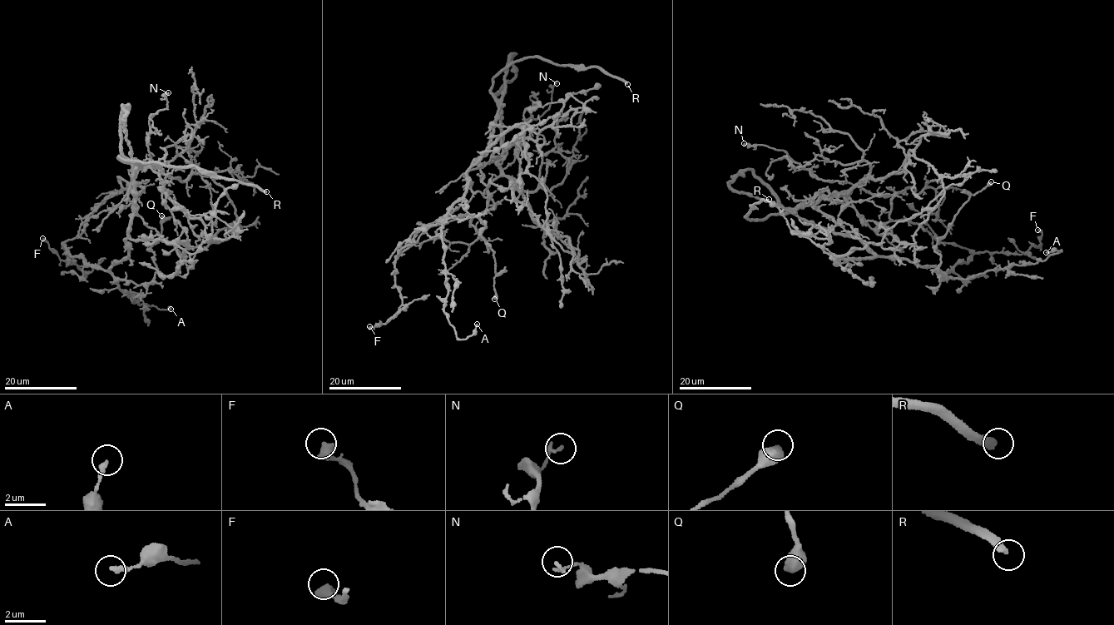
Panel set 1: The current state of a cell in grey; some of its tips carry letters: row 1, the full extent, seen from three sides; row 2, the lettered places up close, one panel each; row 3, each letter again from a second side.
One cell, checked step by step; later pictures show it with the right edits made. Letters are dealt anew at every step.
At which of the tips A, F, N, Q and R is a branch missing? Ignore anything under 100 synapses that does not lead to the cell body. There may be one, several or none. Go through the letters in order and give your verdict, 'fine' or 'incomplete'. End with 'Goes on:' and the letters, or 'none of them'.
A: fine
F: fine
N: fine
Q: fine
R: incomplete
Goes on: R

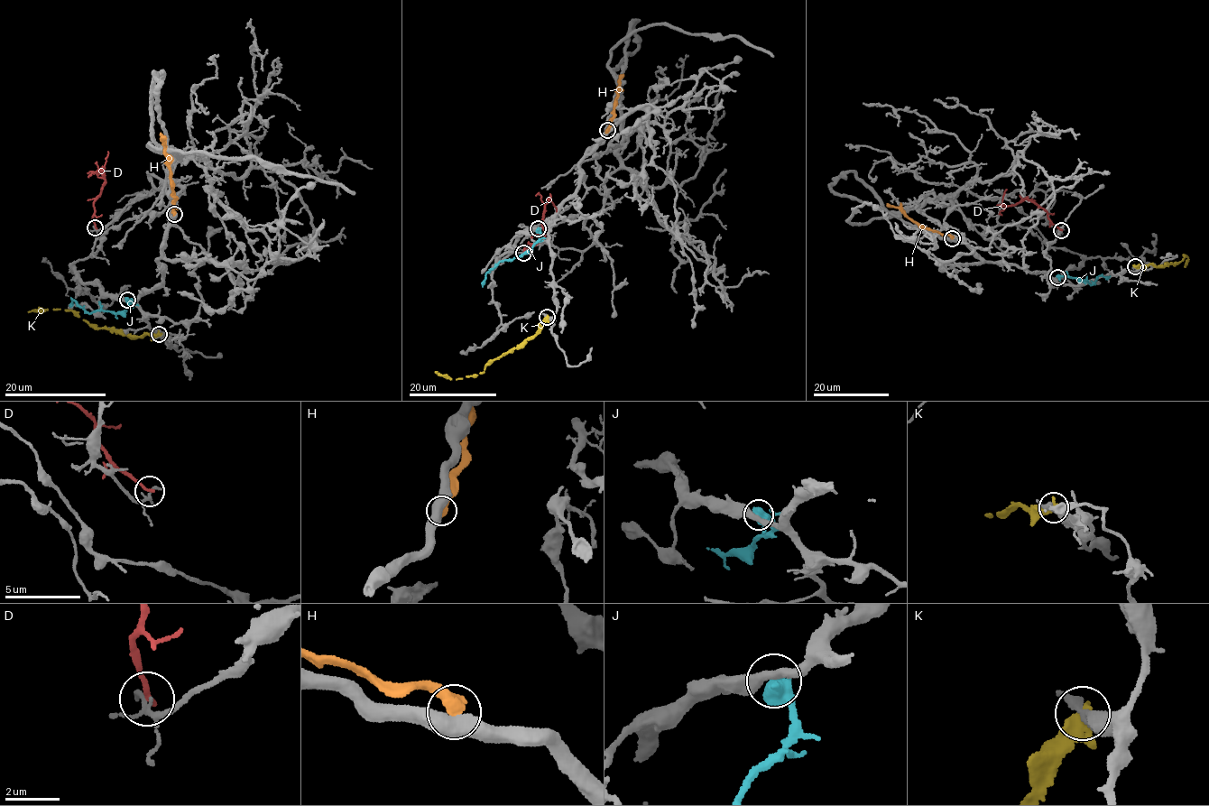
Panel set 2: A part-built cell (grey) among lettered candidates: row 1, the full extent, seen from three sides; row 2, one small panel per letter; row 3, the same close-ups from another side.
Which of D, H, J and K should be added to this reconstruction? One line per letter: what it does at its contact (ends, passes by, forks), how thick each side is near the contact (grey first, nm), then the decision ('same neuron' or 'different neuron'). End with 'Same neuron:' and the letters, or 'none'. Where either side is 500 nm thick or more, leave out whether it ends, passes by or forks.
D: it ends there; 180 nm thick on the grey side, 200 nm on the other; different neuron
H: 550 nm thick on the grey side, 440 nm on the other; different neuron
J: 360 nm thick on the grey side, 550 nm on the other; different neuron
K: it passes by; 360 nm thick on the grey side, 360 nm on the other; different neuron
Same neuron: none

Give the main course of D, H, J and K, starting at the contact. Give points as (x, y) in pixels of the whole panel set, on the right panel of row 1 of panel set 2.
D: (1061, 230), (1034, 202), (1021, 199), (1012, 205), (1002, 204), (1006, 189)
H: (952, 237), (922, 228), (899, 208), (886, 203)
J: (1057, 276), (1087, 281), (1091, 284), (1097, 276), (1110, 275)
K: (1135, 266), (1174, 265), (1185, 255), (1189, 259), (1184, 267)

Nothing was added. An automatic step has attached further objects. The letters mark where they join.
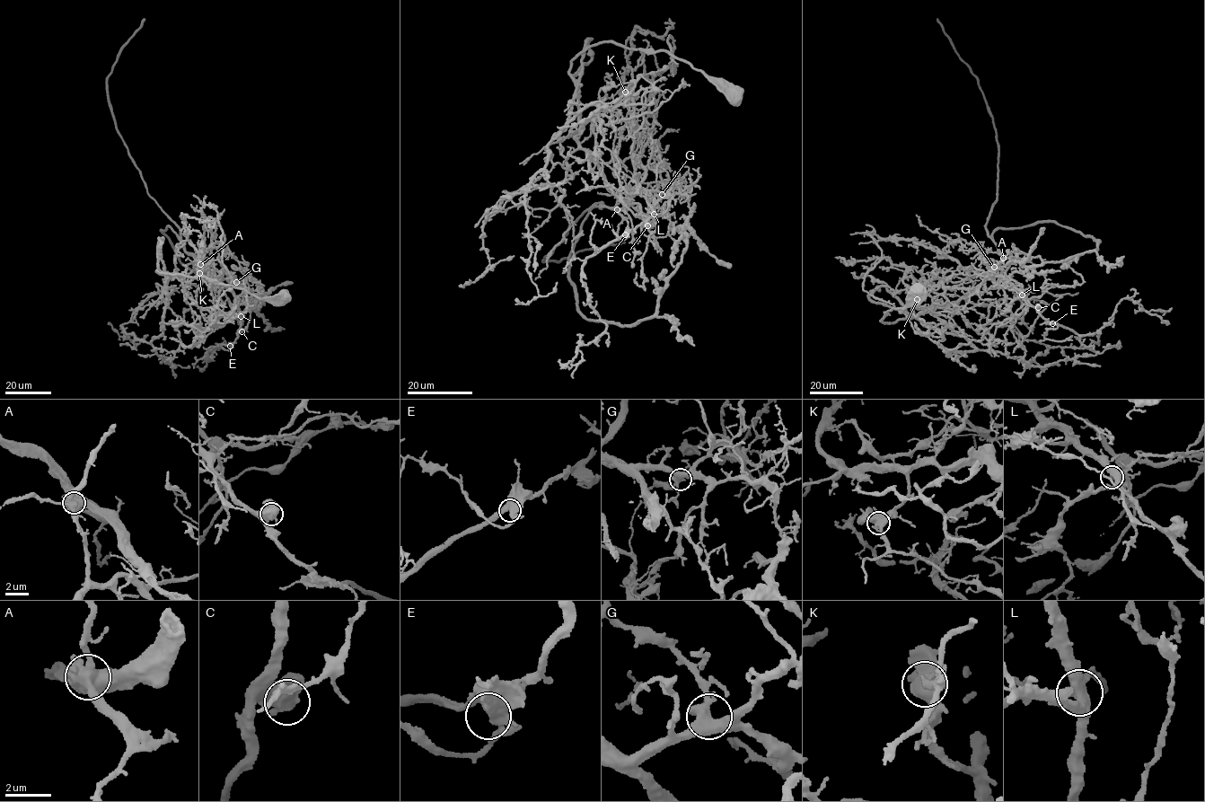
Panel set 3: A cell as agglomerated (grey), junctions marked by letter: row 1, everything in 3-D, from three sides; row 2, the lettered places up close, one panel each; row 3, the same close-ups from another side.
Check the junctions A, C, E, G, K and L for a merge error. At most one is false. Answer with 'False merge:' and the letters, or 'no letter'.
False merge: A

